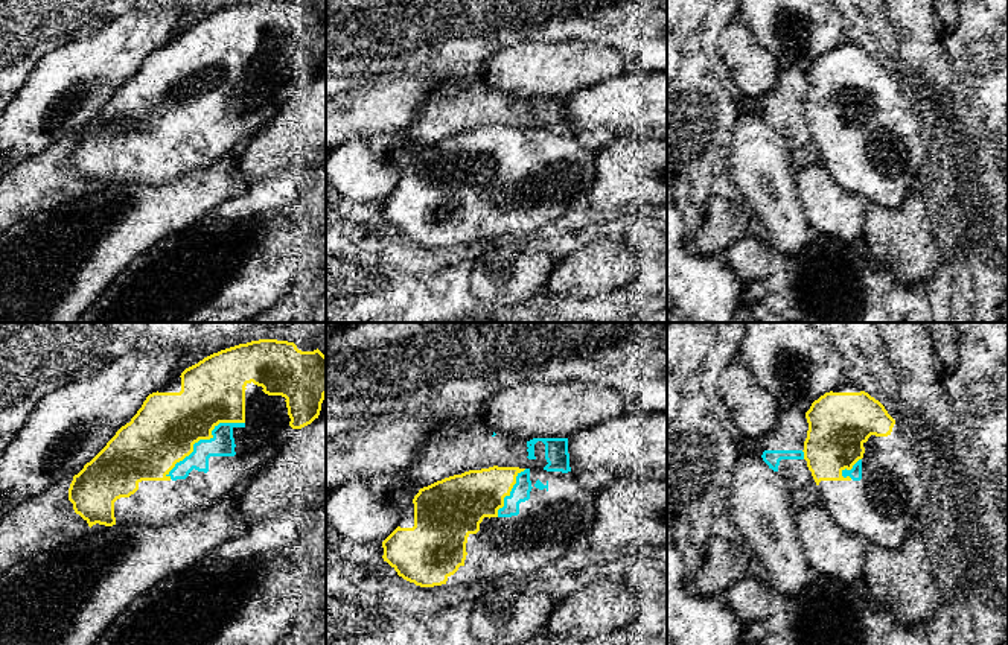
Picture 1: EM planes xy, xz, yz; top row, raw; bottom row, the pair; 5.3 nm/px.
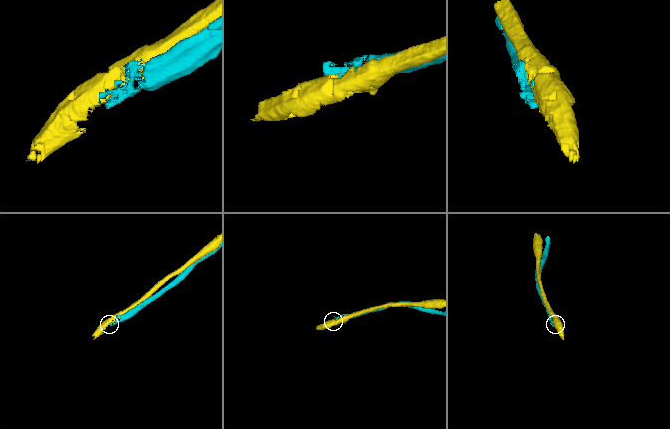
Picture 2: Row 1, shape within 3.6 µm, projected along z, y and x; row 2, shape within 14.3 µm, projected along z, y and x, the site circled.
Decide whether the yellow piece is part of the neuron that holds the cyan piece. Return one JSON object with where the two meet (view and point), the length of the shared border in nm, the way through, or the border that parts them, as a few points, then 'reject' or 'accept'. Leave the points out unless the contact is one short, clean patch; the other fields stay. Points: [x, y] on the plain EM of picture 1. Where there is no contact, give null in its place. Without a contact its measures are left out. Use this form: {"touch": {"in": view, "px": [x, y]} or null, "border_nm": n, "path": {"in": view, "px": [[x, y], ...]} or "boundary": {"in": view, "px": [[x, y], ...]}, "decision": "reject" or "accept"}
{"touch": {"in": "xy", "px": [204, 99]}, "border_nm": 500, "decision": "reject"}

